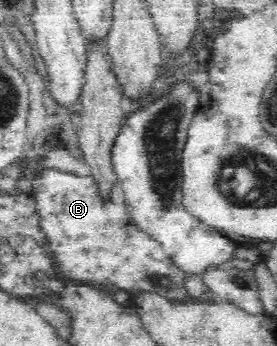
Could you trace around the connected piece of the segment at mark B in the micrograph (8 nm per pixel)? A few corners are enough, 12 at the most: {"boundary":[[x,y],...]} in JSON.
{"boundary":[[44,170],[32,195],[61,276],[193,301],[185,272],[103,201]]}

